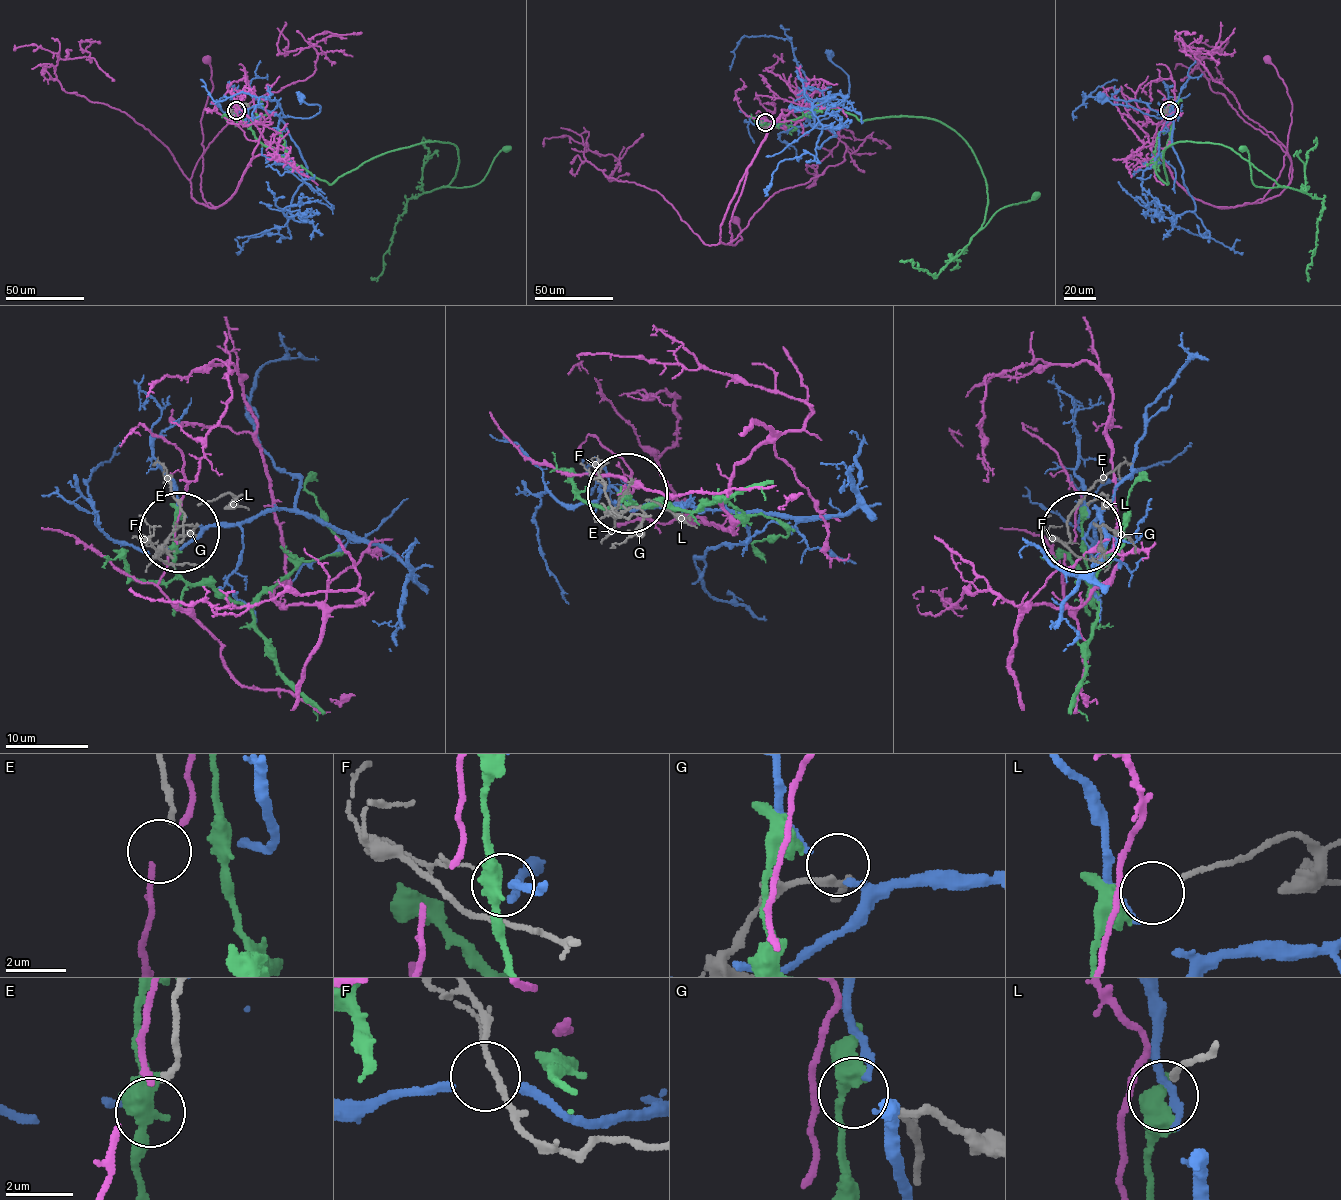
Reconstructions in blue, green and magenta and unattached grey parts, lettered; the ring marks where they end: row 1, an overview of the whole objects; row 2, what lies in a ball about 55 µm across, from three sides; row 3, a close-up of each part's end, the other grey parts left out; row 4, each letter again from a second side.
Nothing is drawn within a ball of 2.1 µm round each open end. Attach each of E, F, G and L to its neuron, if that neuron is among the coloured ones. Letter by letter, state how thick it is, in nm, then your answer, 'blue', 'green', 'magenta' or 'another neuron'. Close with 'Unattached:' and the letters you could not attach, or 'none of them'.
E: calibre 190 nm; another neuron
F: calibre 80 nm; blue
G: calibre 200 nm; another neuron
L: calibre 160 nm; green
Unattached: E, G

